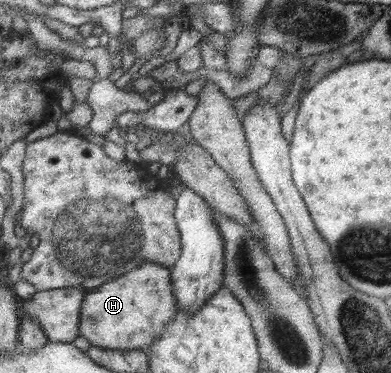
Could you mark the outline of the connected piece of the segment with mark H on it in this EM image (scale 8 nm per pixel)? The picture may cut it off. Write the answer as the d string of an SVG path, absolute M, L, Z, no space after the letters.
M146 261L124 275L87 291L78 312L78 336L87 339L90 346L147 352L177 312L171 289L171 271Z

